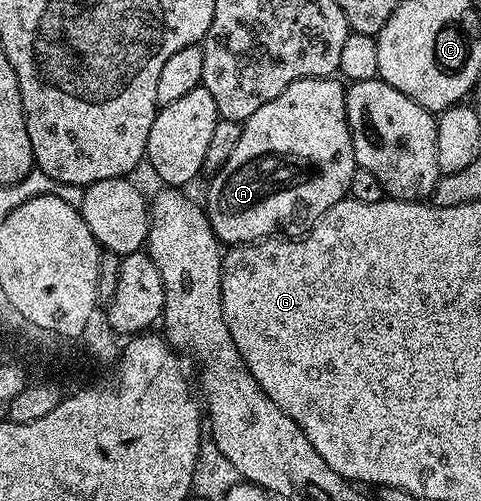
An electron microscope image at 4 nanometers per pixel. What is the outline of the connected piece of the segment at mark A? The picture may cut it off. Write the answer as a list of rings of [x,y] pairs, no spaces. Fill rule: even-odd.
[[[334,76],[310,77],[289,83],[289,87],[285,87],[285,91],[281,91],[281,95],[277,95],[277,99],[265,103],[265,107],[253,111],[253,115],[249,115],[249,119],[242,122],[241,139],[237,139],[237,147],[234,149],[233,155],[229,155],[229,159],[220,167],[219,172],[210,178],[211,186],[207,189],[207,201],[205,200],[205,212],[209,223],[213,227],[217,239],[224,246],[250,245],[252,241],[270,239],[276,235],[298,234],[314,225],[321,215],[325,215],[325,211],[329,211],[329,207],[333,207],[348,196],[349,179],[353,179],[353,171],[357,166],[351,142],[351,128],[347,122],[347,112],[345,111],[347,90],[342,80],[339,80],[340,82],[335,80],[339,79]]]

